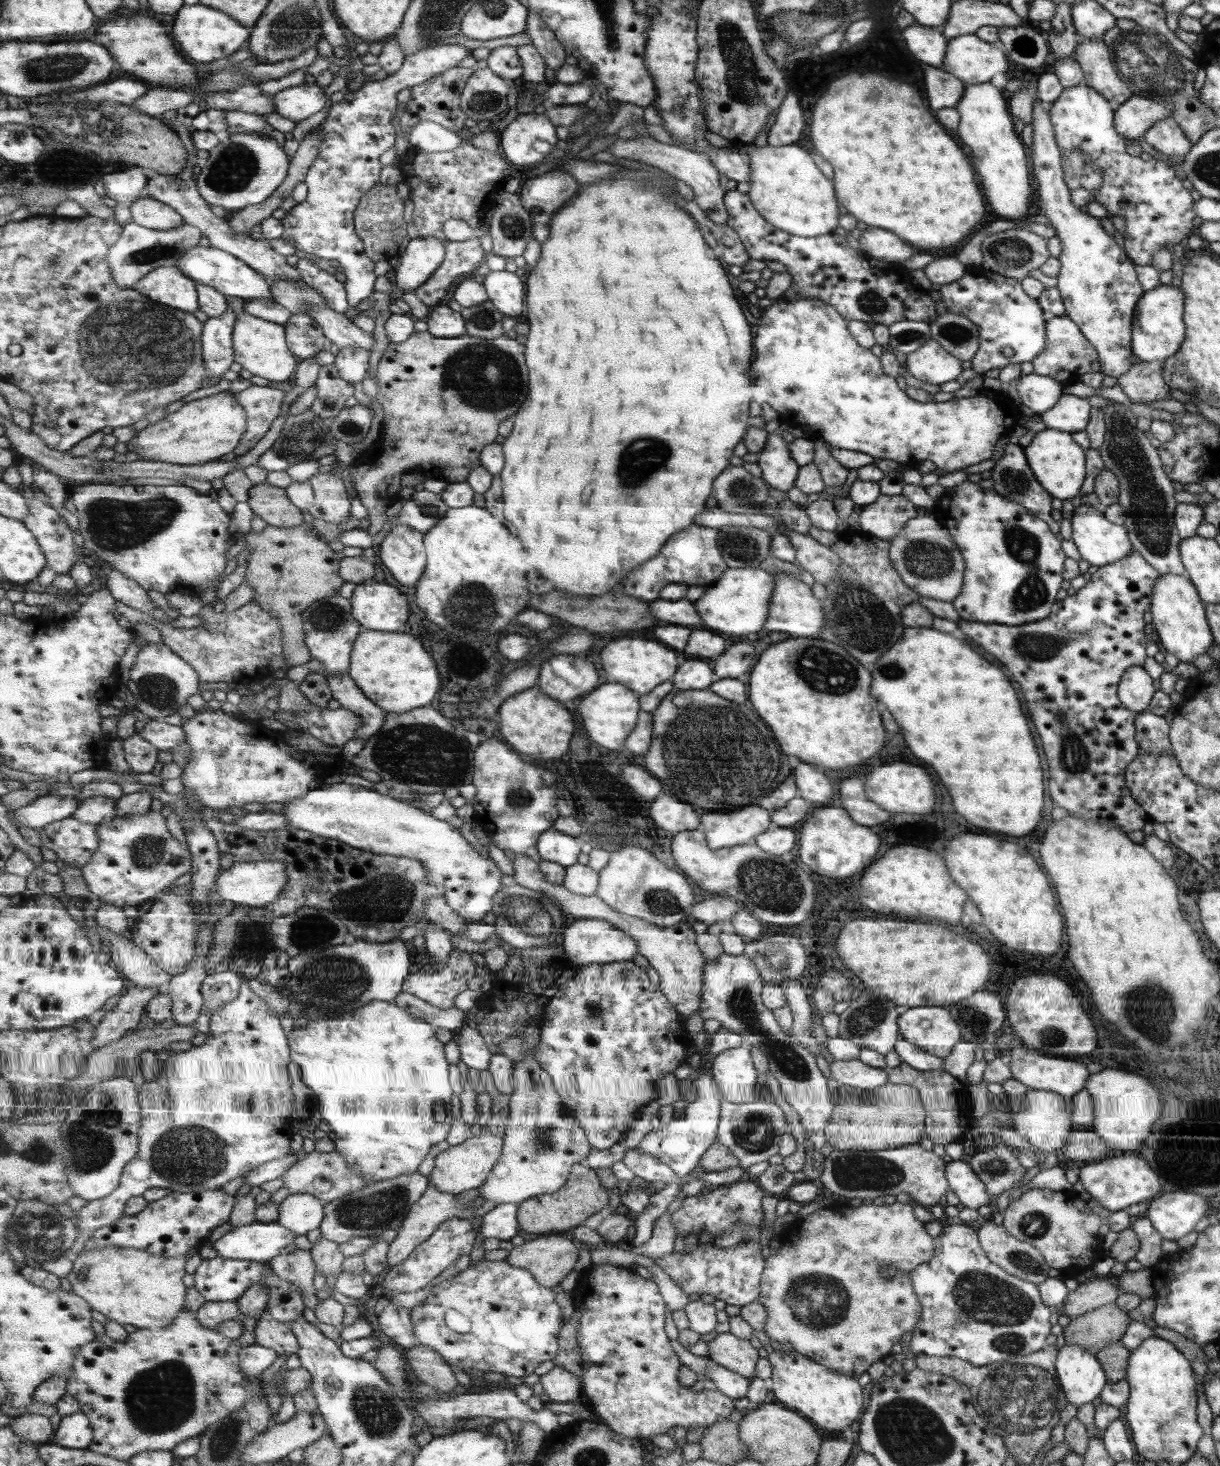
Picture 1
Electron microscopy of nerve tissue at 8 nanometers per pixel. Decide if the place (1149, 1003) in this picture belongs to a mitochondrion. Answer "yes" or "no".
yes

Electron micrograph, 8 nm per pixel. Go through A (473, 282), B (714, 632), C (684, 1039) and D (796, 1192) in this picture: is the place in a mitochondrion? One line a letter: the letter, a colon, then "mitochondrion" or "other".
A: other
B: other
C: other
D: other

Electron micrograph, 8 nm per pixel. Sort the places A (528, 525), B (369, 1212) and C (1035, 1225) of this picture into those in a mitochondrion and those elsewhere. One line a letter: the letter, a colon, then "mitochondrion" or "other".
A: other
B: mitochondrion
C: mitochondrion

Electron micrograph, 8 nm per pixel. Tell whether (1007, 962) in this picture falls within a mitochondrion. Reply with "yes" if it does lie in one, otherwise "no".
no

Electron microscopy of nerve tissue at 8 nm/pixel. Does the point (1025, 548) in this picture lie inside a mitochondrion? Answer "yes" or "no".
yes

